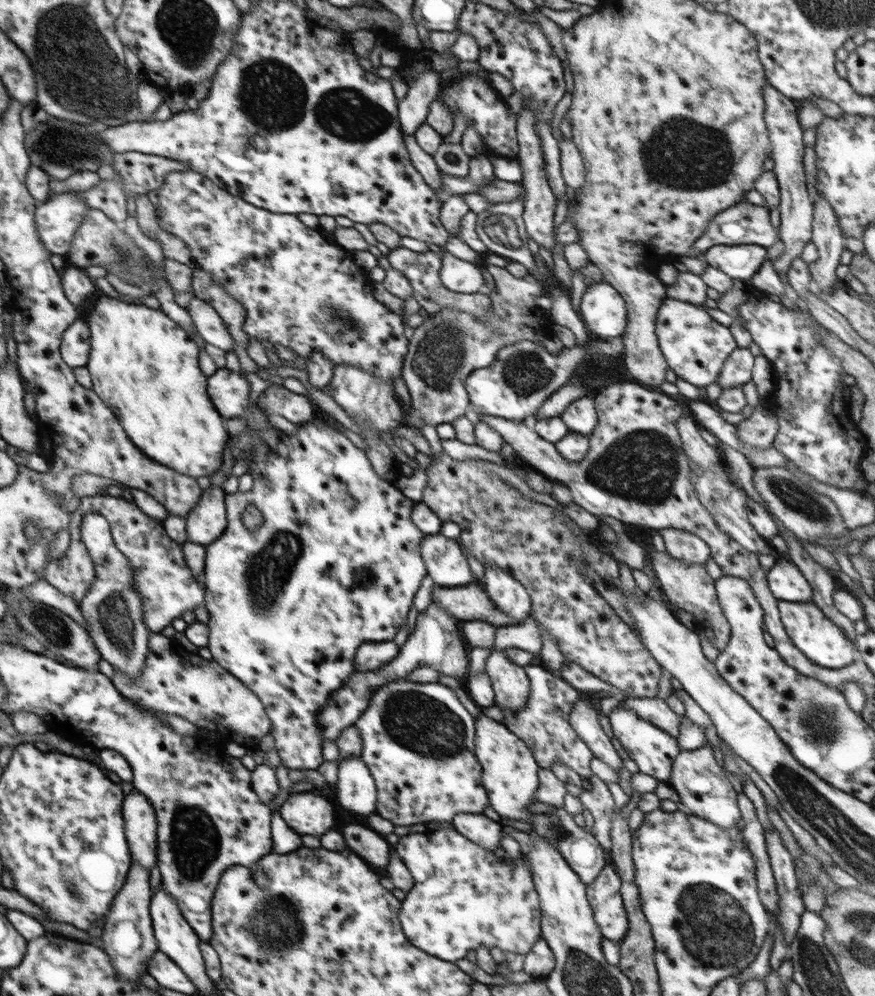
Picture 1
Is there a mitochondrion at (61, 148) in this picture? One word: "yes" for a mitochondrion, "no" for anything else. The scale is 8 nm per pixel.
yes

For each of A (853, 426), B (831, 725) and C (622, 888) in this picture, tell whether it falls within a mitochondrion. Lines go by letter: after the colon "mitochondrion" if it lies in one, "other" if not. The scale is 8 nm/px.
A: other
B: mitochondrion
C: other

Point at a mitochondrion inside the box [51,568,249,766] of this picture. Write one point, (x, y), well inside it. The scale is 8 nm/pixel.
(114, 611)

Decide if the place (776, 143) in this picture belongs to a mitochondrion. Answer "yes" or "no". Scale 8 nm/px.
no

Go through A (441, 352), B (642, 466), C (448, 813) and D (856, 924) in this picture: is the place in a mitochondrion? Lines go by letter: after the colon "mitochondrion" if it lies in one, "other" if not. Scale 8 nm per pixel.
A: mitochondrion
B: mitochondrion
C: other
D: mitochondrion

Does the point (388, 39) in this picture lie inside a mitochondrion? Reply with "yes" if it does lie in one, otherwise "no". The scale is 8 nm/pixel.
no

